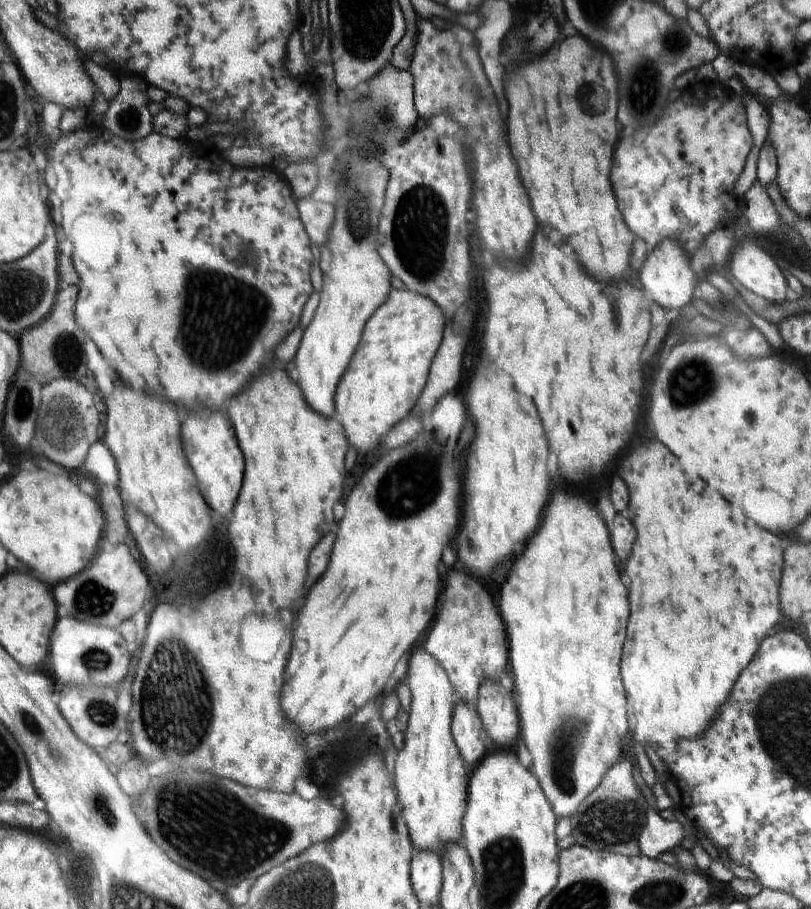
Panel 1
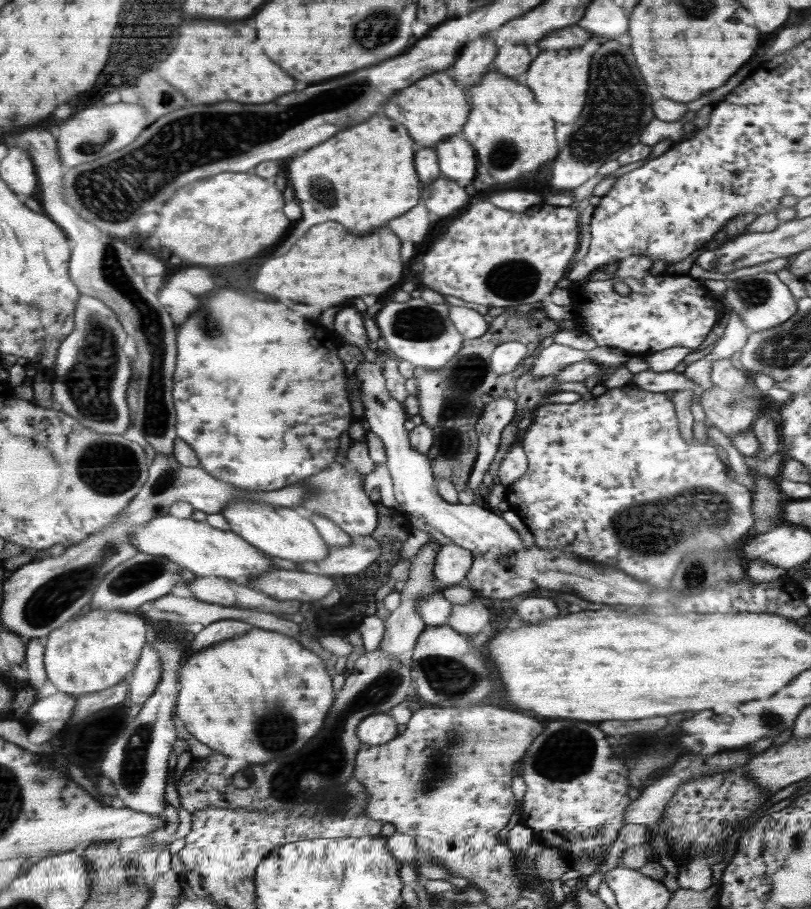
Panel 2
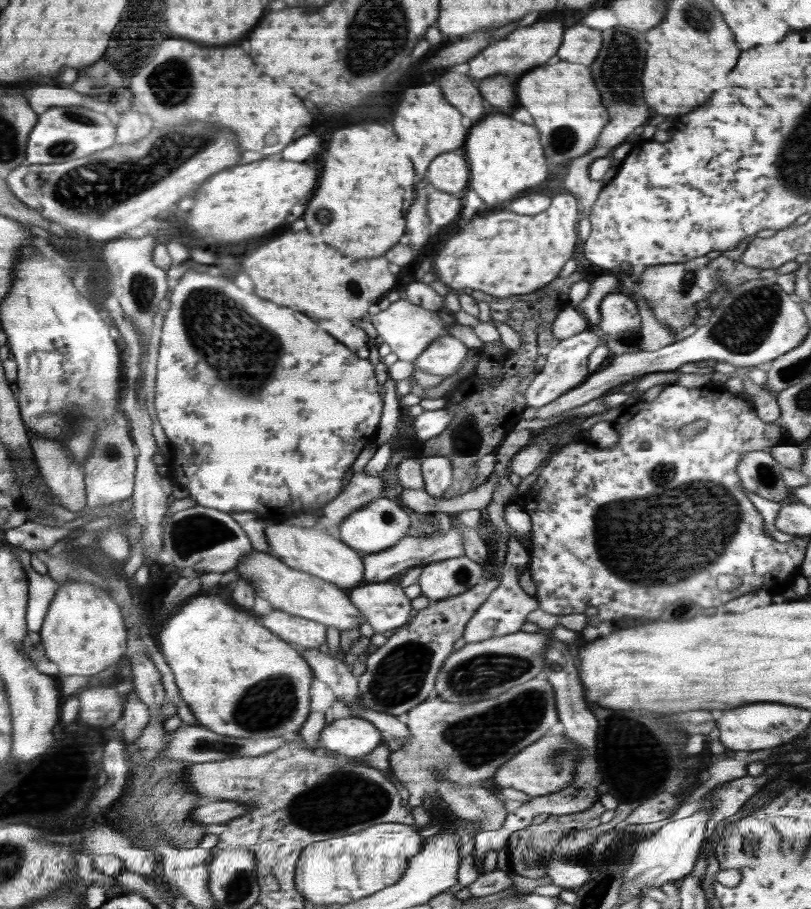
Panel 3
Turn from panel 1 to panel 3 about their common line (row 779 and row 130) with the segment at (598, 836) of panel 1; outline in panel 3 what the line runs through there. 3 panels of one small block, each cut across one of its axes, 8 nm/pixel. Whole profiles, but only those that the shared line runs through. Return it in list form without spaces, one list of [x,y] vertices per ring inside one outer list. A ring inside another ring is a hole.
[[[622,25],[608,28],[602,32],[602,50],[598,54],[598,58],[592,64],[592,76],[598,82],[596,88],[602,94],[602,102],[610,114],[610,122],[608,126],[602,130],[598,144],[594,144],[594,148],[590,150],[590,156],[594,159],[609,156],[612,150],[624,142],[634,128],[642,126],[648,118],[648,106],[644,104],[642,98],[642,70],[644,70],[644,60],[646,60],[646,38],[644,32],[638,30],[630,30],[630,28],[622,28]]]

